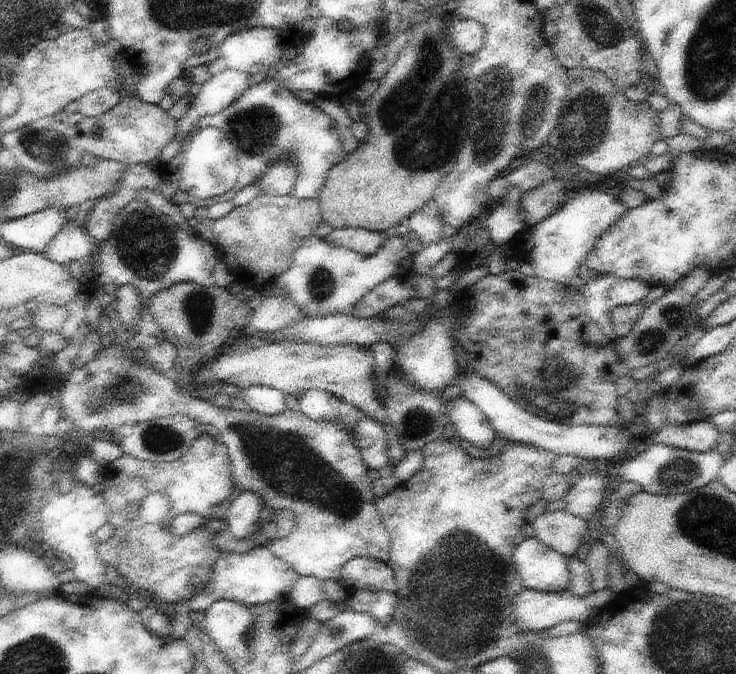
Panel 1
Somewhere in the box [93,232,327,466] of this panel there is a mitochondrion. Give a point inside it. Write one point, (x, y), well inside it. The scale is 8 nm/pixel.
(161, 440)

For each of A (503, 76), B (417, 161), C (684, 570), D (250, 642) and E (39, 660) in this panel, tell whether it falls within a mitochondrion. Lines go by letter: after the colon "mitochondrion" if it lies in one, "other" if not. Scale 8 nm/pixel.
A: mitochondrion
B: mitochondrion
C: other
D: mitochondrion
E: mitochondrion

